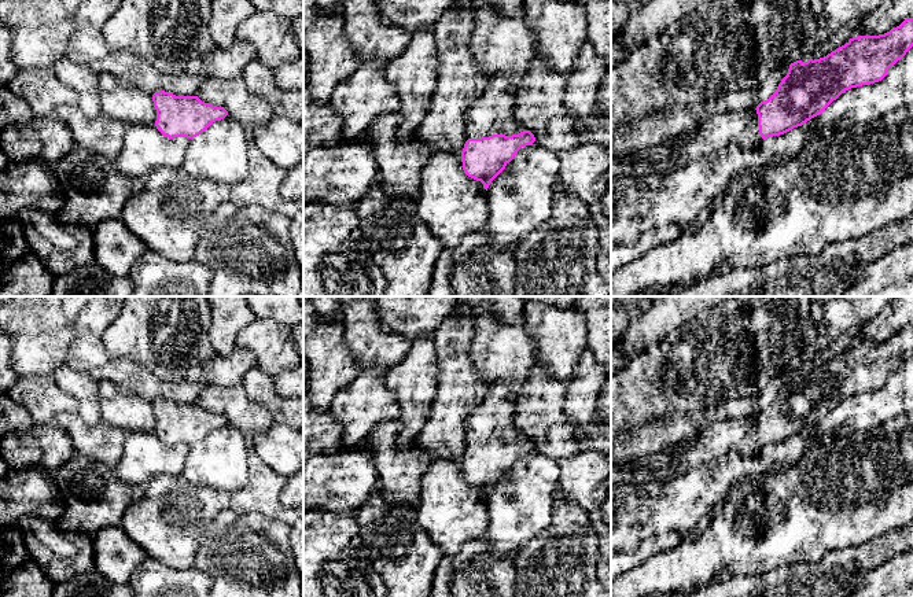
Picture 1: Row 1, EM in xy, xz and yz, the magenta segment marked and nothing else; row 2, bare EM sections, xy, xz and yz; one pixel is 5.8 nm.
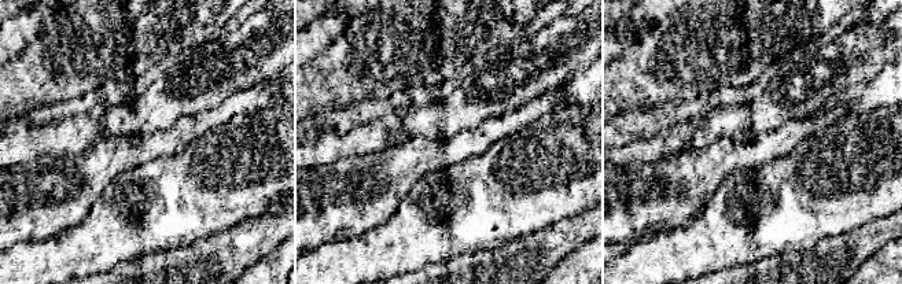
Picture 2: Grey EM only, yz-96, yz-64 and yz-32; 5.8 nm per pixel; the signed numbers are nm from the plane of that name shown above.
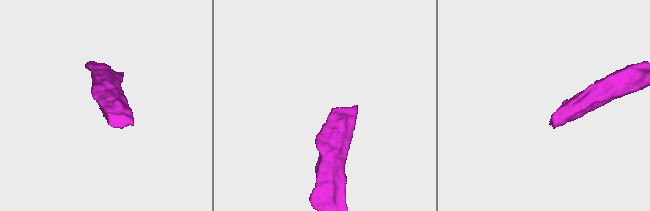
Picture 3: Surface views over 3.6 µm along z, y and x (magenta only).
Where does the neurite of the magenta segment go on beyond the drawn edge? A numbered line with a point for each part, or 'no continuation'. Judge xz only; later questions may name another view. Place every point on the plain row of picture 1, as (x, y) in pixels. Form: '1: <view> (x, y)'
1: xz (493, 419)

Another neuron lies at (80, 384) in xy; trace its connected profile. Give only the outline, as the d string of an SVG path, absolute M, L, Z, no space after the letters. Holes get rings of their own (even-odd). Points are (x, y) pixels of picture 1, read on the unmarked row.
M63 364L55 371L52 379L62 391L77 399L77 414L88 425L97 425L102 423L97 382L89 372L74 371L67 364Z

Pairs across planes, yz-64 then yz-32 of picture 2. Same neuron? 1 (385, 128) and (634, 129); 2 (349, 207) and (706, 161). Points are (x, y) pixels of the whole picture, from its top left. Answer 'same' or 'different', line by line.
1: different
2: same

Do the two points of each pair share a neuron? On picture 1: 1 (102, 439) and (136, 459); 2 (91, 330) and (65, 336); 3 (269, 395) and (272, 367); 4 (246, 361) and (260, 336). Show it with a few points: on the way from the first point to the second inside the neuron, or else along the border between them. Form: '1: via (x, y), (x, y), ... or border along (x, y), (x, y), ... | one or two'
1: border along (126, 434), (122, 442), (122, 452), (113, 467) | two
2: border along (72, 324), (73, 341), (65, 363) | two
3: border along (257, 363), (272, 380) | two
4: border along (235, 346), (249, 349), (257, 363) | two

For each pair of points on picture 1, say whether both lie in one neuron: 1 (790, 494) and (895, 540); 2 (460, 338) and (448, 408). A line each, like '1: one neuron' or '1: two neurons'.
1: two neurons
2: one neuron

